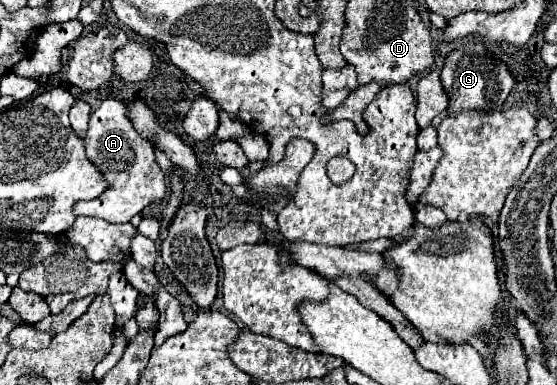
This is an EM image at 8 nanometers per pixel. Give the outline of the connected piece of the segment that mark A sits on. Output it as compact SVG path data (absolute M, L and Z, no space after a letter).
M106 99L90 117L90 129L84 137L86 157L92 165L102 173L104 181L108 183L106 191L90 201L78 201L72 211L74 215L98 217L110 223L124 223L130 221L136 213L140 213L148 203L162 201L168 195L166 177L156 163L152 145L146 143L126 113L126 105L116 99Z

